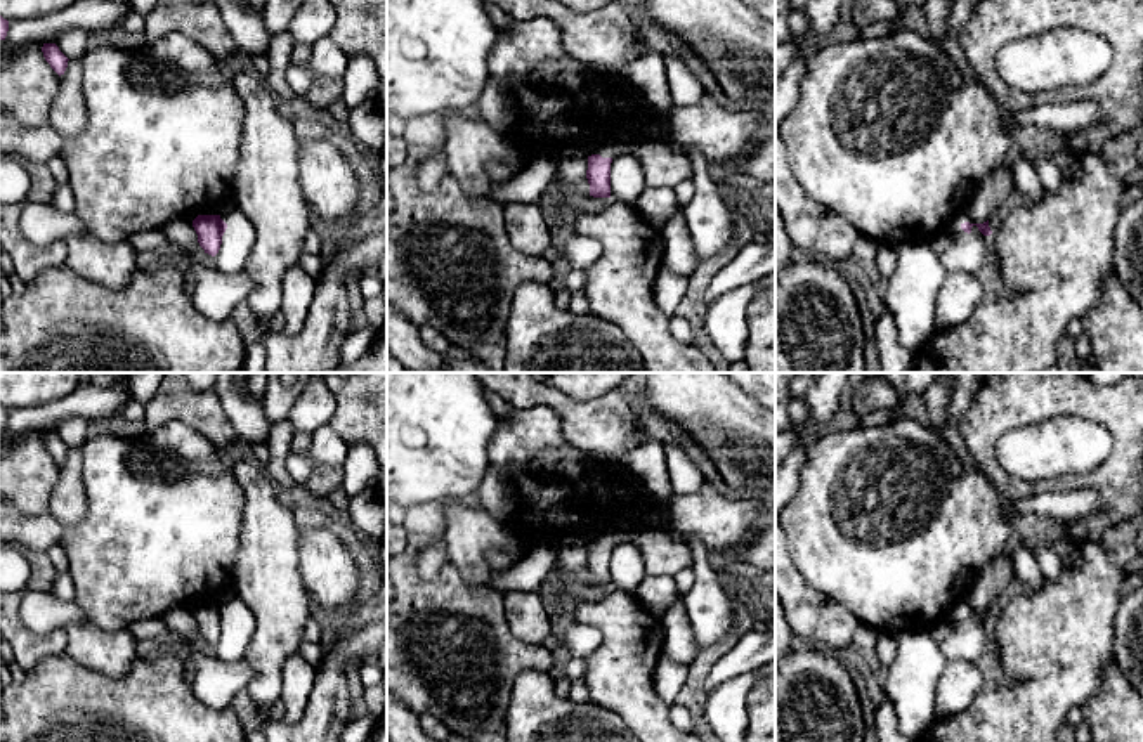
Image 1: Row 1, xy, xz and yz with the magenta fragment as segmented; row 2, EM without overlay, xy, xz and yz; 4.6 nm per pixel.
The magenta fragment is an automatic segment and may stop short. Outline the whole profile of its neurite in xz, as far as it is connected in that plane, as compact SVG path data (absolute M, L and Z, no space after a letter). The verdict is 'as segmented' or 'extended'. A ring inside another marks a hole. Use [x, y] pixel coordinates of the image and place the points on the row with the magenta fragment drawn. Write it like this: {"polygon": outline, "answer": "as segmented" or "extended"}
{"polygon": "M628 128L607 140L598 154L588 156L590 196L611 198L611 163L621 154L630 154L640 163L647 187L675 189L692 179L690 156L649 139L640 128Z", "answer": "extended"}

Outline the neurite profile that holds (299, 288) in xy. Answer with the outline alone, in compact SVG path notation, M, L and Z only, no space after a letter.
M298 264L283 276L281 312L284 316L283 335L297 336L305 322L309 307L314 300L316 279Z

